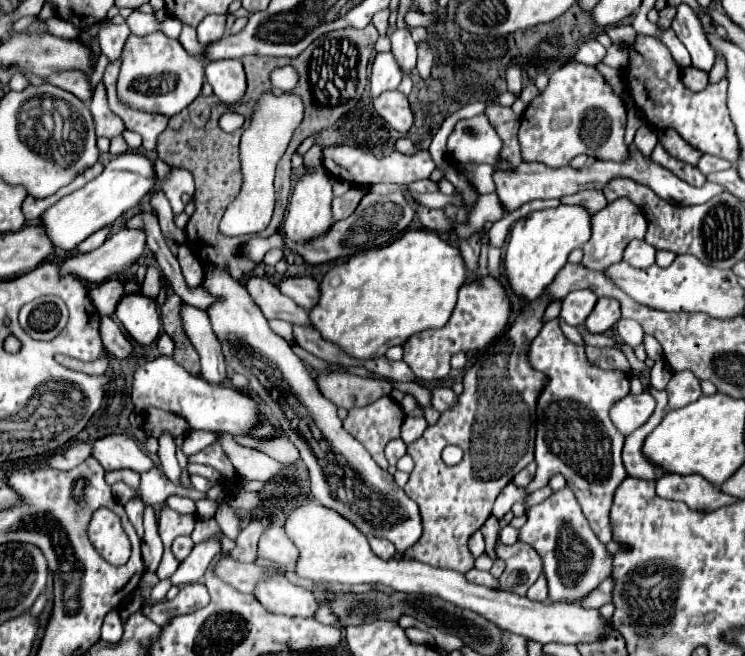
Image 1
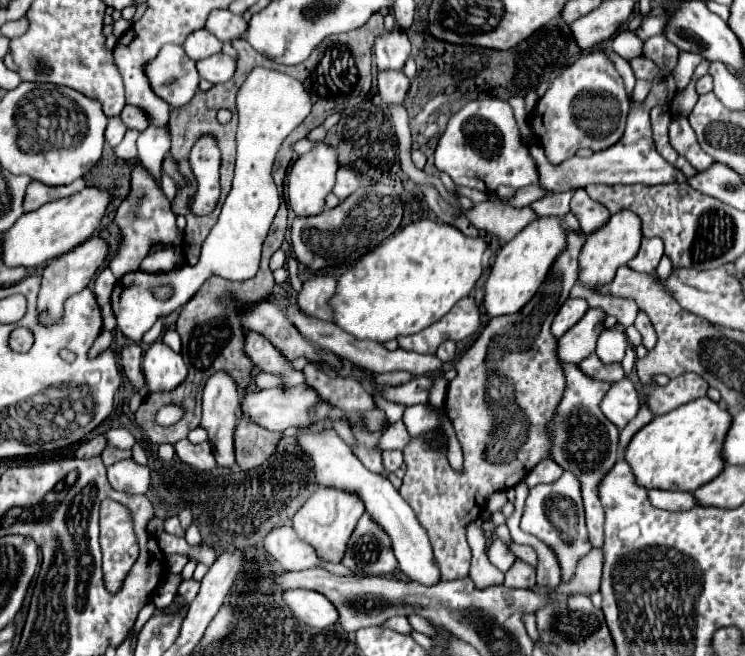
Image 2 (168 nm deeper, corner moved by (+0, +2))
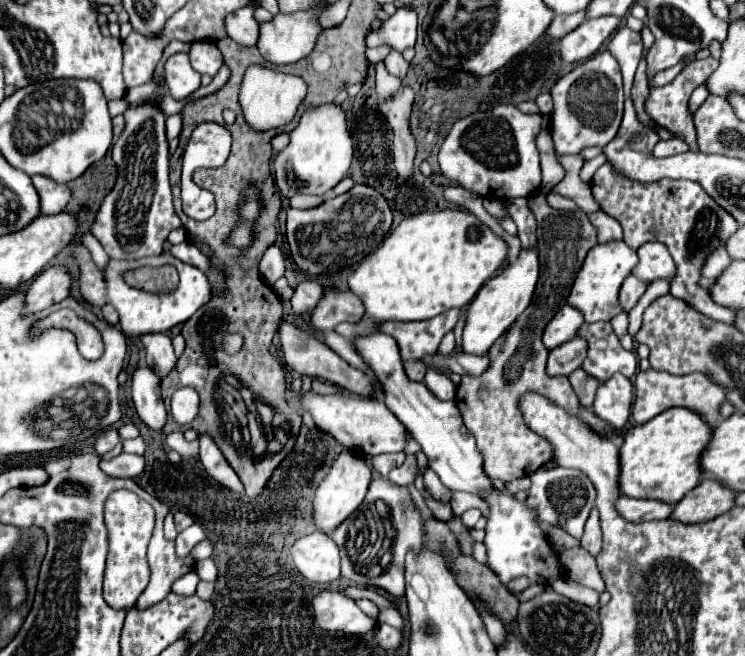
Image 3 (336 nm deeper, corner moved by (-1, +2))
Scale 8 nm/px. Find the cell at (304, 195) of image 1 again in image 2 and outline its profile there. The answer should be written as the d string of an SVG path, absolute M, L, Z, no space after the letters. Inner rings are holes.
M320 144L312 152L300 156L288 176L288 204L294 210L296 216L314 216L320 214L326 208L326 196L334 188L334 176L338 170L338 158L336 152L330 146Z

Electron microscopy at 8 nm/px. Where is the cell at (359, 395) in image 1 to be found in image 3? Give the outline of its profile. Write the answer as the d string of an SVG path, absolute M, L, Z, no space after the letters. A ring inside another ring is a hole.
M411 360L411 362L405 362L405 372L411 380L415 382L423 382L425 378L425 372L427 372L427 366L423 366L421 360Z

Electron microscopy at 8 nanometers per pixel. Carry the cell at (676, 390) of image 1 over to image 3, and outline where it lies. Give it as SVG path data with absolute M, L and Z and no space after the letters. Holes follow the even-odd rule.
M641 370L635 378L635 404L633 404L633 420L635 424L645 424L651 418L655 418L657 414L661 414L663 410L669 408L689 408L695 410L697 414L701 414L711 426L719 426L719 422L723 420L719 414L719 406L725 402L725 390L723 386L715 386L705 374L687 374L687 376L673 376L667 372L659 372L659 370Z

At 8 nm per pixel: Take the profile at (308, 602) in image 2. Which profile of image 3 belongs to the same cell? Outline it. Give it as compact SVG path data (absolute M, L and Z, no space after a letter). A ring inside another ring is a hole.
M327 590L313 598L315 606L315 622L323 630L343 632L351 636L363 636L375 630L377 622L361 612L361 608L355 604L355 600L343 596L341 592Z

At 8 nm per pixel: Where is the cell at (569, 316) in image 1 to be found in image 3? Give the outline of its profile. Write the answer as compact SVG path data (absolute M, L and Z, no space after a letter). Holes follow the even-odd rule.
M563 306L553 320L545 326L543 332L543 344L547 346L547 350L553 350L569 340L573 340L579 332L583 324L583 314L579 314L579 310L575 310L573 306Z

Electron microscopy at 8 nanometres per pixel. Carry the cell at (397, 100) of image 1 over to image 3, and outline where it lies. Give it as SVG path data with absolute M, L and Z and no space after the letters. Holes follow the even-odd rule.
M391 50L391 54L385 58L385 66L387 66L387 70L391 74L395 74L399 78L405 78L407 68L409 68L409 62L397 50Z

